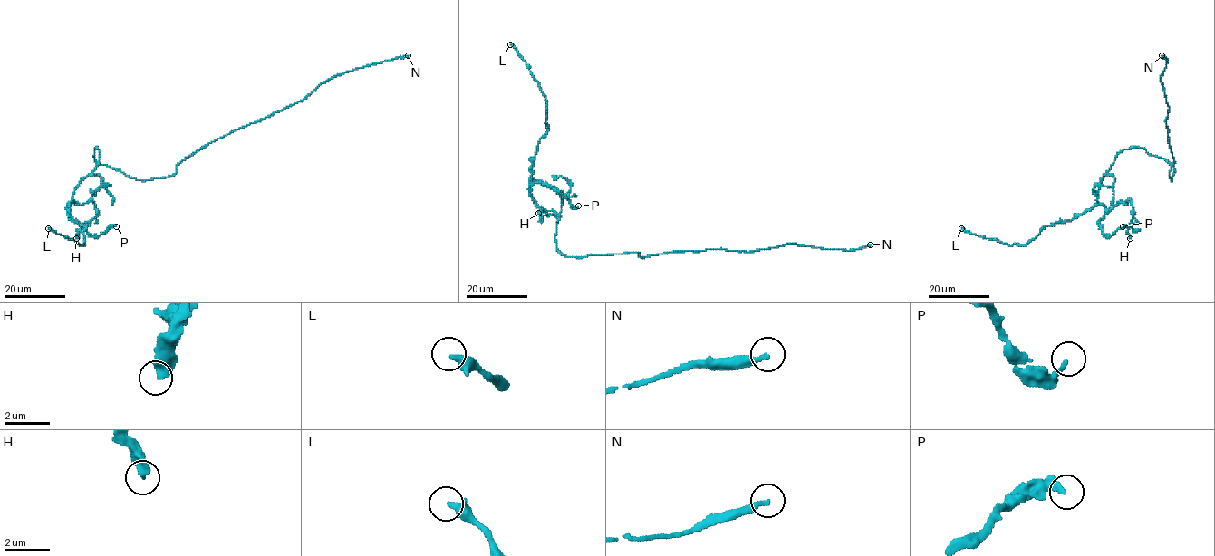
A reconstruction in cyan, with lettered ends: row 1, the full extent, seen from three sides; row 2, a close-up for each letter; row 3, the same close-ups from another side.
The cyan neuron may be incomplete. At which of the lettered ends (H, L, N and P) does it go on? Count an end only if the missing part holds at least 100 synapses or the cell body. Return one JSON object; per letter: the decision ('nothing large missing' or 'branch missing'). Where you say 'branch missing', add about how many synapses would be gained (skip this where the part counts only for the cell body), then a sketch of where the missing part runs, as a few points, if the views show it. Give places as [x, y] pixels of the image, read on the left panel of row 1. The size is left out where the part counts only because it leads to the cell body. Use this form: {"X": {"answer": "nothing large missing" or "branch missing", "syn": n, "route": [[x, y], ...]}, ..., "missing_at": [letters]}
{"H": {"answer": "nothing large missing"}, "L": {"answer": "nothing large missing"}, "N": {"answer": "branch missing", "syn": 150}, "P": {"answer": "nothing large missing"}, "missing_at": ["N"]}

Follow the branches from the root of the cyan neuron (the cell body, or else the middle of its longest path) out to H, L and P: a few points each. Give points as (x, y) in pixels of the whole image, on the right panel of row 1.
H: (1171, 176), (1174, 165), (1142, 148), (1116, 155), (1097, 201), (1107, 209), (1131, 203), (1130, 238)
L: (1171, 176), (1174, 165), (1130, 147), (1116, 155), (1090, 208), (1045, 226), (1024, 244), (961, 228)
P: (1171, 176), (1174, 165), (1142, 148), (1116, 155), (1097, 201), (1105, 207), (1103, 233), (1110, 235), (1123, 226)

